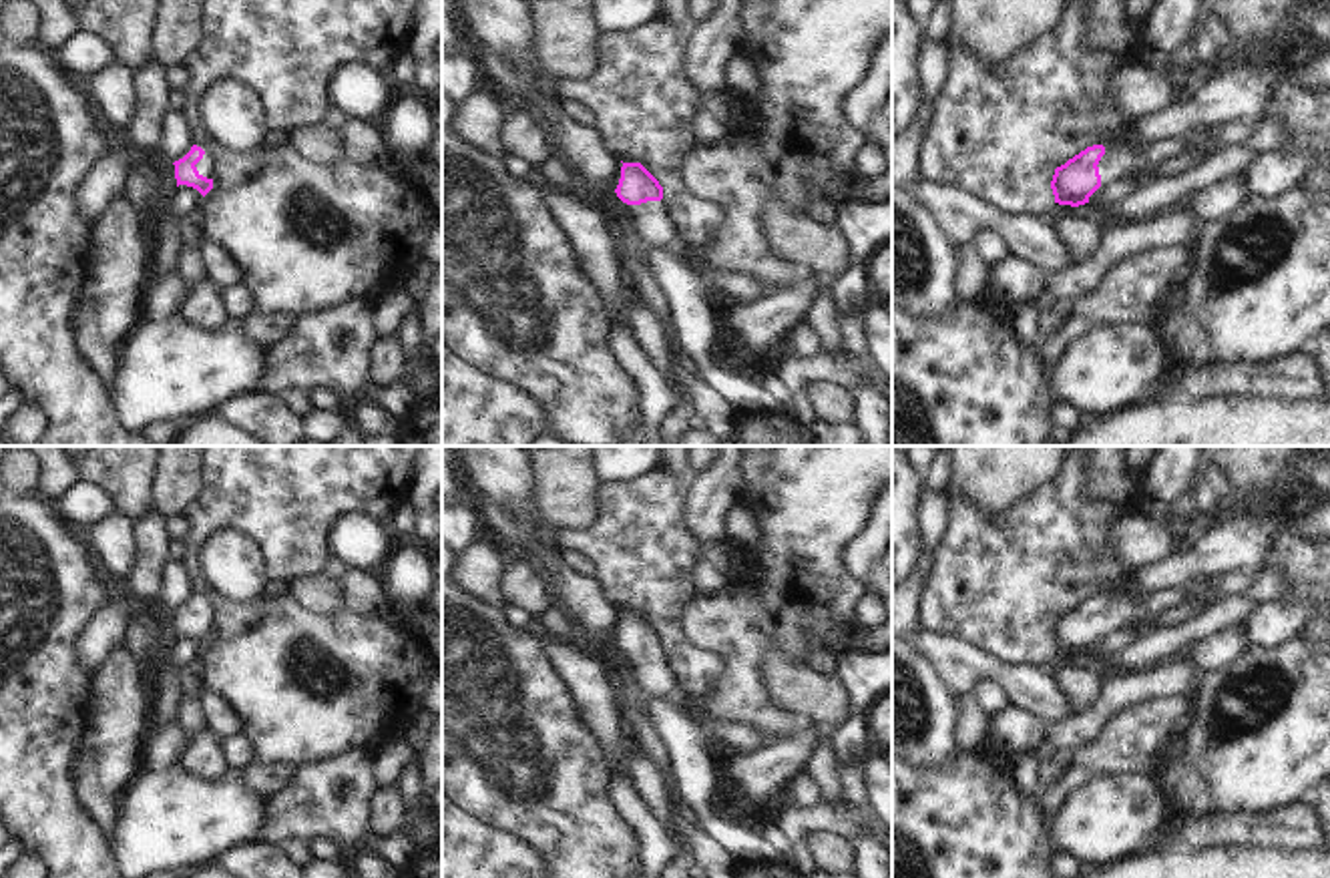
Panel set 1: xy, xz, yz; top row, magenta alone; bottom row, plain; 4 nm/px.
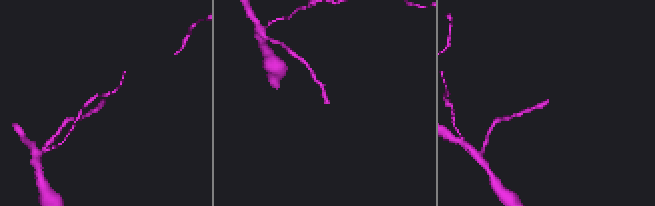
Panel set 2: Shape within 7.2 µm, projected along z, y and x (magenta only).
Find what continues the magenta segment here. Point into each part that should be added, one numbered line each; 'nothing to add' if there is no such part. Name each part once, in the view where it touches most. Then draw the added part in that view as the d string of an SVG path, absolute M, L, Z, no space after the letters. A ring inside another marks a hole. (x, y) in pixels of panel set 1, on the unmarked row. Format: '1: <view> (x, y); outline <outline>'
1: xy (205, 617); outline M205 601L203 609L195 615L199 625L213 629L215 623L215 607Z

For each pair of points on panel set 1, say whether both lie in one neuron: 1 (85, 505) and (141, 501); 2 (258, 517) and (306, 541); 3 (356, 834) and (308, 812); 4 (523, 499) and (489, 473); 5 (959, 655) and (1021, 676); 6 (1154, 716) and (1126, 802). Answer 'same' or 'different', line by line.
1: different
2: same
3: same
4: same
5: same
6: different

